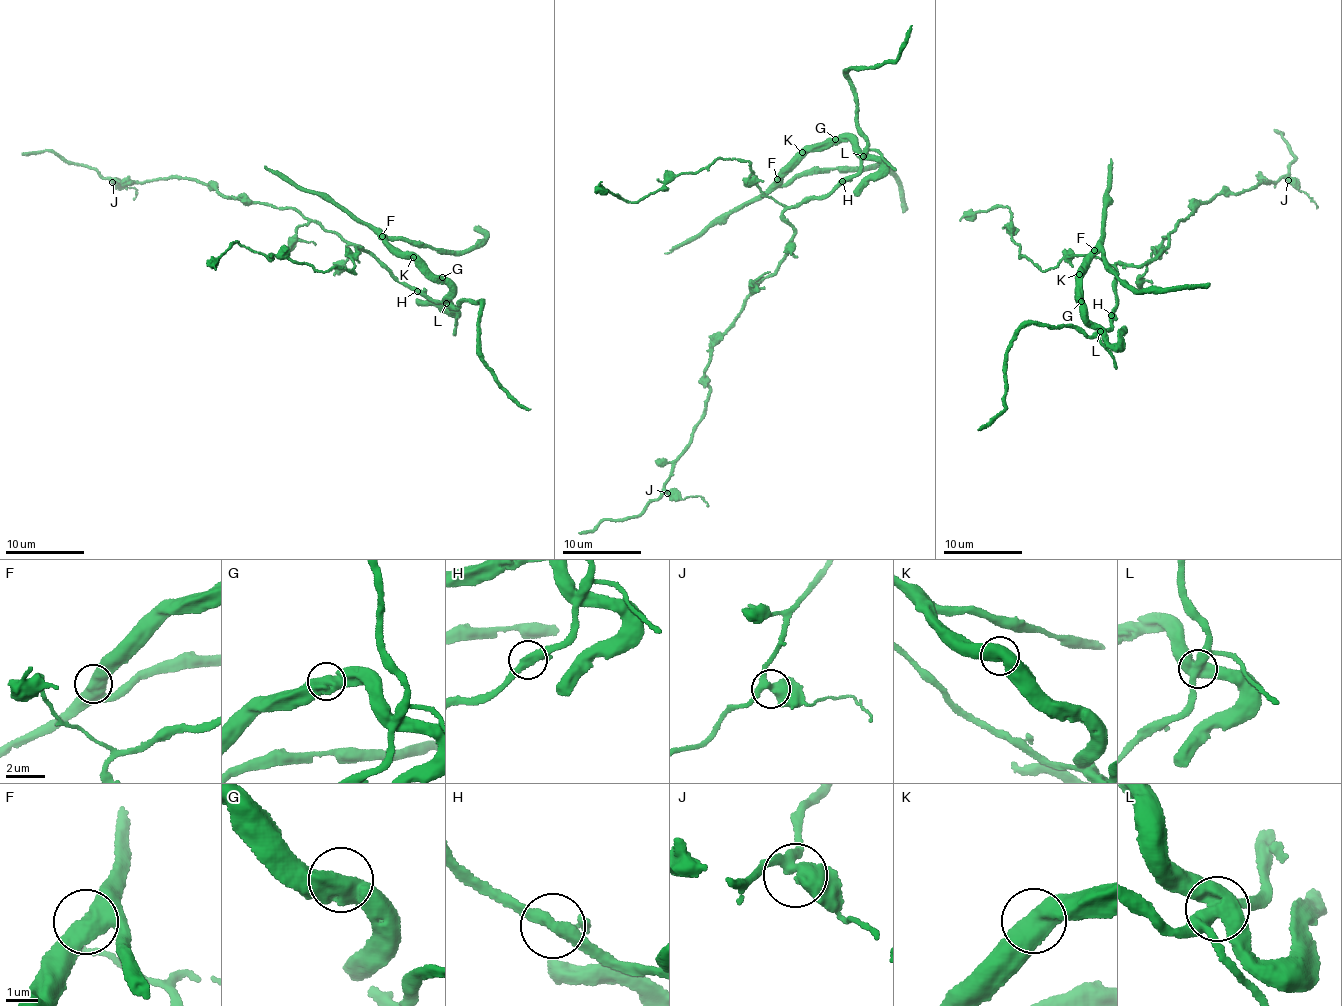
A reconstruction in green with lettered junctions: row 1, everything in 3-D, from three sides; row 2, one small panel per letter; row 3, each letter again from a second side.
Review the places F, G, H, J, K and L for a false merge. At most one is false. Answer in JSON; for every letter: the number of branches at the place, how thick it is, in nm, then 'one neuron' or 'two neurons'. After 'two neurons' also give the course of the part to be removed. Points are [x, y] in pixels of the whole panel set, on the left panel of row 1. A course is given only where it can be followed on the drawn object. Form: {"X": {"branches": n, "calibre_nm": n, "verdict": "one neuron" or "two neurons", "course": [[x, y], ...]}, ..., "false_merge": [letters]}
{"F": {"branches": 2, "calibre_nm": 600, "verdict": "one neuron"}, "G": {"branches": 2, "calibre_nm": 600, "verdict": "one neuron"}, "H": {"branches": 3, "calibre_nm": 320, "verdict": "one neuron"}, "J": {"branches": 3, "calibre_nm": 360, "verdict": "one neuron"}, "K": {"branches": 2, "calibre_nm": 550, "verdict": "one neuron"}, "L": {"branches": 5, "calibre_nm": 550, "verdict": "two neurons", "course": [[446, 302], [424, 298], [361, 246], [293, 209], [235, 199], [194, 179], [135, 184], [48, 151], [21, 154]]}, "false_merge": ["L"]}

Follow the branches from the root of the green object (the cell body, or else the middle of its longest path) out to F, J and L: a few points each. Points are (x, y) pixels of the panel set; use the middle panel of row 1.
F: (793, 232), (783, 214), (786, 210), (838, 187), (859, 170), (861, 156), (852, 141), (829, 139), (777, 179)
J: (793, 232), (788, 255), (747, 296), (712, 348), (705, 416), (675, 464), (667, 493)
L: (793, 232), (793, 226), (783, 214), (786, 210), (824, 196), (838, 187), (857, 172), (862, 156)

